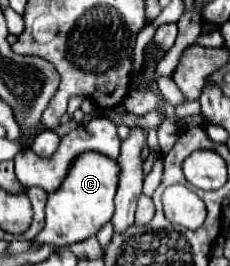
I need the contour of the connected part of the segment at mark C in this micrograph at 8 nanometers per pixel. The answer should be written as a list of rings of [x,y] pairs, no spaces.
[[[83,152],[81,156],[77,156],[71,164],[71,172],[67,172],[67,178],[63,180],[63,184],[55,190],[49,192],[49,200],[47,200],[47,222],[45,228],[33,238],[33,244],[55,244],[59,248],[63,246],[71,246],[75,242],[81,242],[93,234],[99,232],[99,228],[111,220],[113,216],[113,198],[117,192],[117,182],[119,182],[119,166],[115,160],[99,154],[99,152]]]

